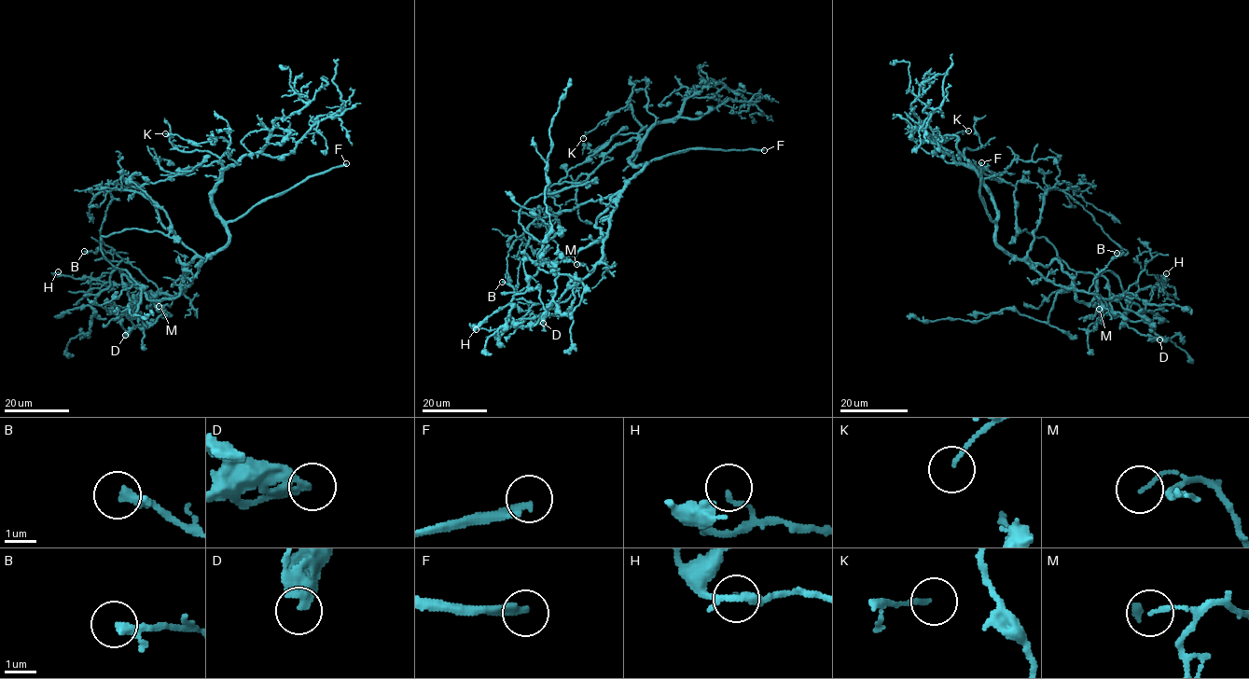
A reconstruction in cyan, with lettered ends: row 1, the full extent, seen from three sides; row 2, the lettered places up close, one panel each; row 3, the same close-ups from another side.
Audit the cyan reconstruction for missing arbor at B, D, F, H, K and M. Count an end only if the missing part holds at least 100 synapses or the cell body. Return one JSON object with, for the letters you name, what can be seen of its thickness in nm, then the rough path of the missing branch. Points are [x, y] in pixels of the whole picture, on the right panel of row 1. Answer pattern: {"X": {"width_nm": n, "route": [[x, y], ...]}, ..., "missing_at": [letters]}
{"F": {"width_nm": 240, "route": [[981, 162], [980, 134], [984, 125], [1006, 103], [1007, 88], [1017, 64], [1015, 51], [1010, 47], [1013, 44]]}, "missing_at": ["F"]}

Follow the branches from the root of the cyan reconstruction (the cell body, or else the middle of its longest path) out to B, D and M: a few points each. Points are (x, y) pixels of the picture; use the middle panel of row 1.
B: (616, 206), (618, 193), (537, 217), (527, 228), (530, 239), (519, 265), (516, 289), (502, 282)
D: (616, 206), (602, 242), (559, 262), (541, 261), (528, 284), (514, 296), (537, 289), (545, 310), (543, 323)
M: (616, 206), (603, 242), (603, 258), (589, 270), (583, 264), (576, 264)

